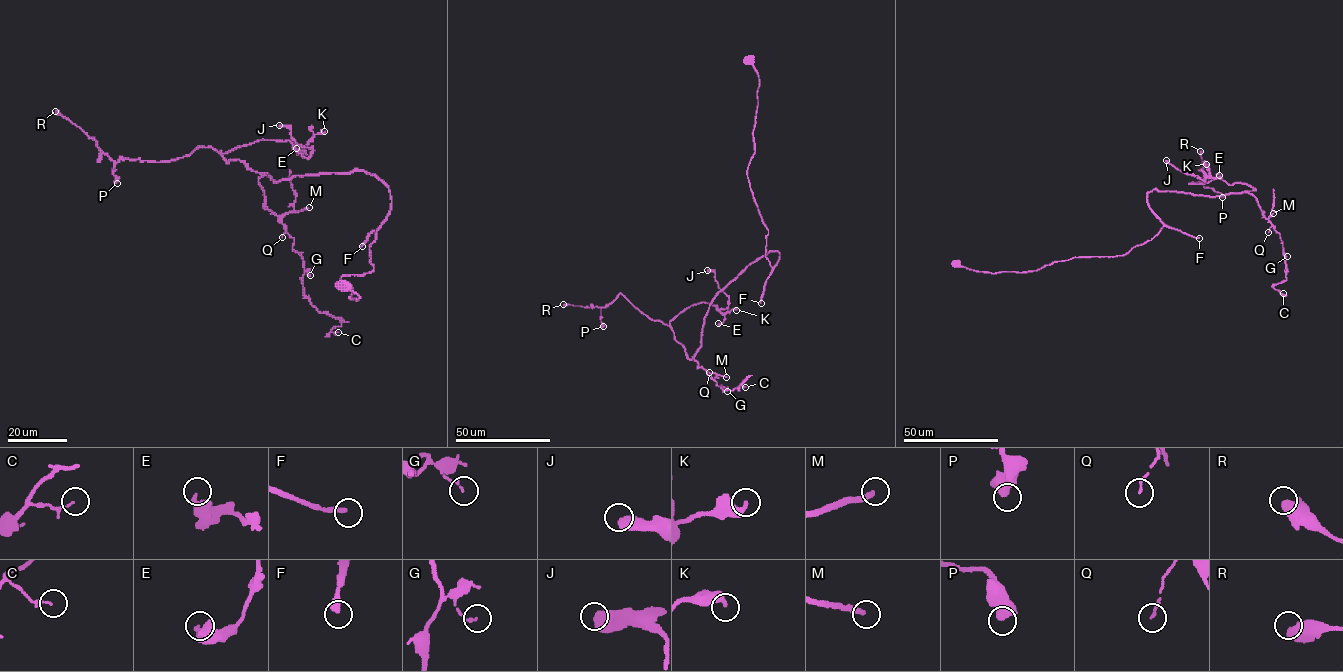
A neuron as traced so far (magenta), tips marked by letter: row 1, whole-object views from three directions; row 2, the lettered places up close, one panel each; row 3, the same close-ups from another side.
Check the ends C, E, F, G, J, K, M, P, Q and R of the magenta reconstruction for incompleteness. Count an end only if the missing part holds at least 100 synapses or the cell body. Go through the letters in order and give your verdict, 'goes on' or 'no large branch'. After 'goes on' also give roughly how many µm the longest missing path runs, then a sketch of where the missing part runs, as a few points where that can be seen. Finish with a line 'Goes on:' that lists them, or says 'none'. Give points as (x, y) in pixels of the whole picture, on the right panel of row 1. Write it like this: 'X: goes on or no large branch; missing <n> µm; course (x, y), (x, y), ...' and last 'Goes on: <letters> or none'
C: no large branch
E: no large branch
F: goes on; missing 170 µm; course (1199, 238), (1244, 231), (1244, 249), (1220, 295), (1235, 289), (1249, 296), (1252, 283), (1258, 279), (1258, 285)
G: no large branch
J: no large branch
K: no large branch
M: goes on; missing 80 µm; course (1273, 213), (1278, 220), (1278, 233), (1273, 254), (1265, 268), (1264, 297)
P: no large branch
Q: no large branch
R: no large branch
Goes on: F, M

